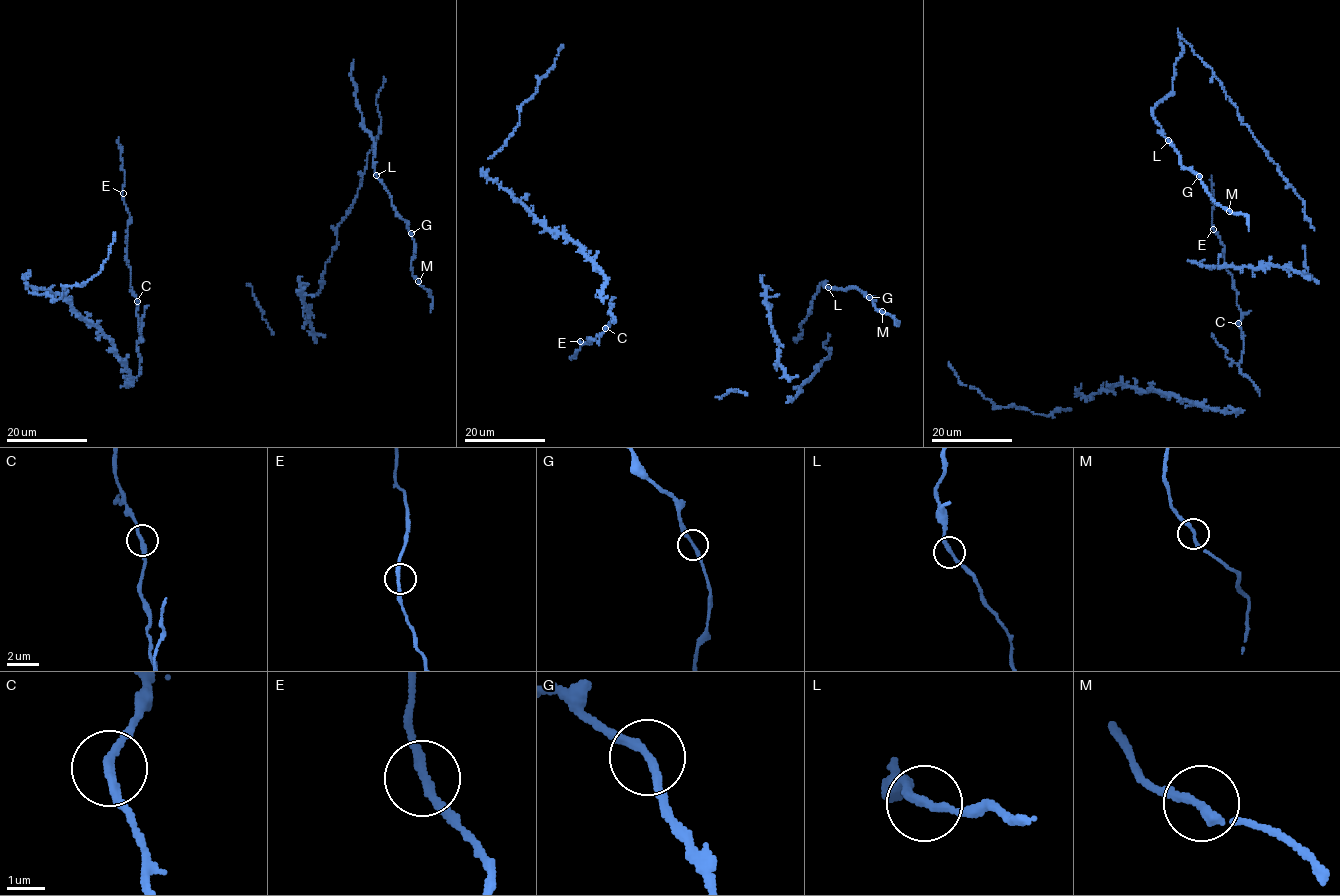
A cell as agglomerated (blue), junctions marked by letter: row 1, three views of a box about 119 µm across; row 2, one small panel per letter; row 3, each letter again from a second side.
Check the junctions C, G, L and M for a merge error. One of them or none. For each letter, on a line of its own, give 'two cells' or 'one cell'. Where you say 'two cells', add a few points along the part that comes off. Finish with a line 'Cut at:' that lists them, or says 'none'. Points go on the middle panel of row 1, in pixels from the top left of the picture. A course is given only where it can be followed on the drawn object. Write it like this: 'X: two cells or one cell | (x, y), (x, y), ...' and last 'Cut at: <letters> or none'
C: one cell
G: one cell
L: one cell
M: one cell
Cut at: none

